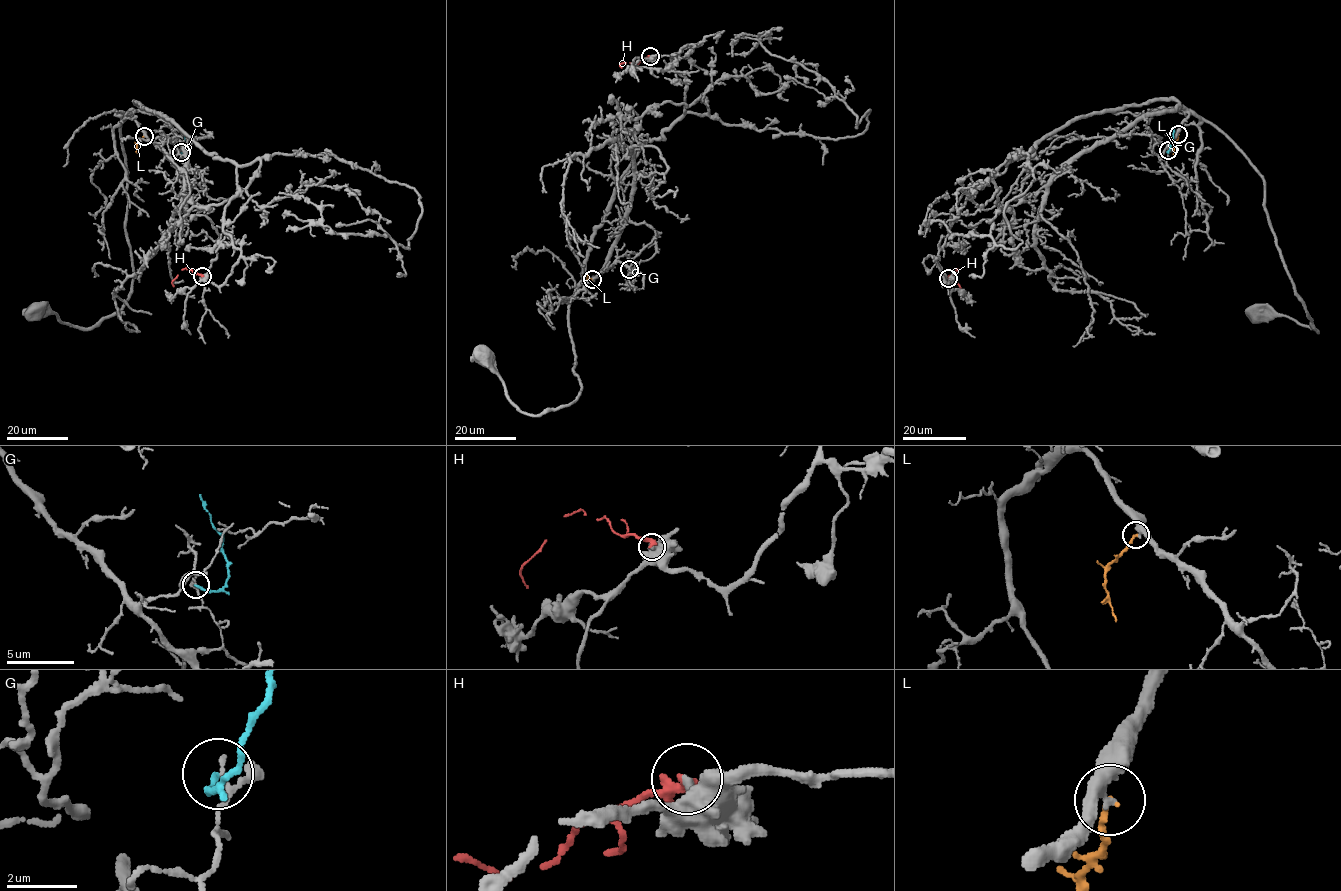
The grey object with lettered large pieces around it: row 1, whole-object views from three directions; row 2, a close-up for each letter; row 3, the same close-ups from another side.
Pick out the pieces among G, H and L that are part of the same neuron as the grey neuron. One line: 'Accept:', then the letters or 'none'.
Accept: L

